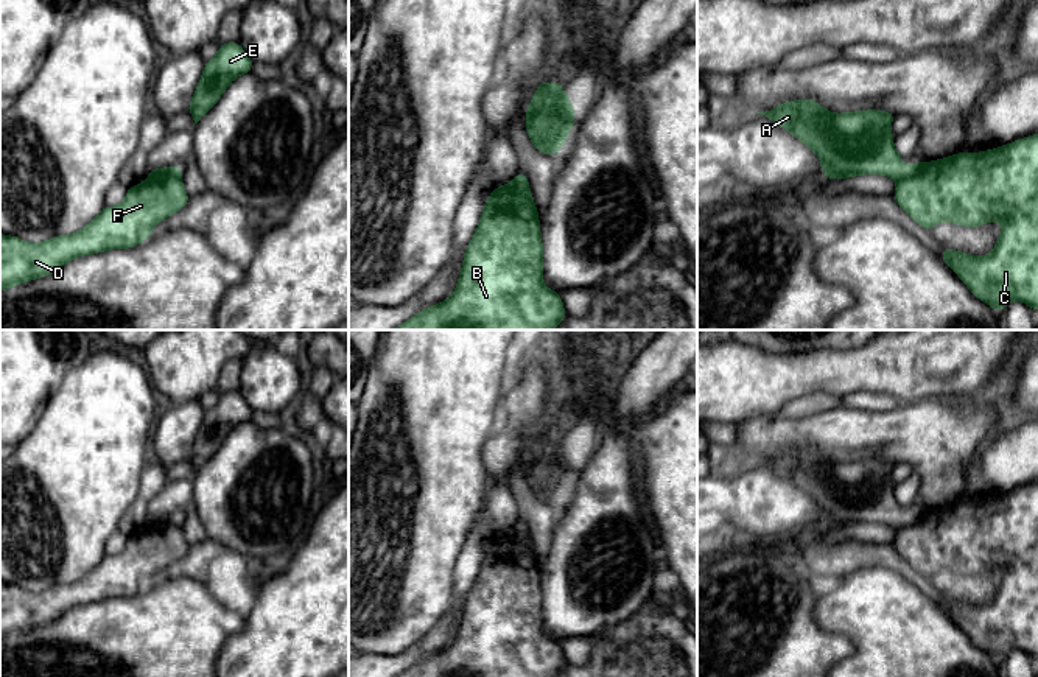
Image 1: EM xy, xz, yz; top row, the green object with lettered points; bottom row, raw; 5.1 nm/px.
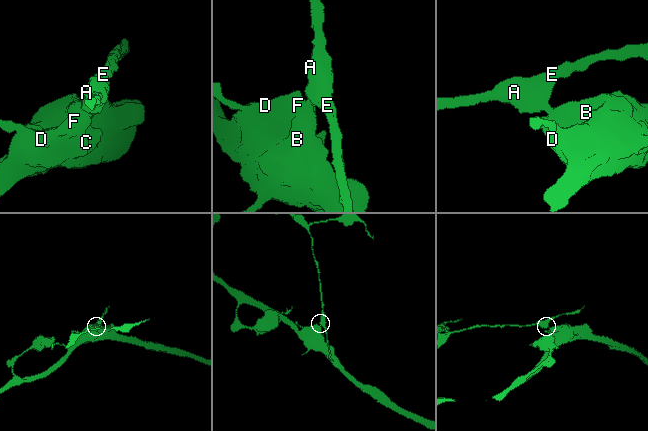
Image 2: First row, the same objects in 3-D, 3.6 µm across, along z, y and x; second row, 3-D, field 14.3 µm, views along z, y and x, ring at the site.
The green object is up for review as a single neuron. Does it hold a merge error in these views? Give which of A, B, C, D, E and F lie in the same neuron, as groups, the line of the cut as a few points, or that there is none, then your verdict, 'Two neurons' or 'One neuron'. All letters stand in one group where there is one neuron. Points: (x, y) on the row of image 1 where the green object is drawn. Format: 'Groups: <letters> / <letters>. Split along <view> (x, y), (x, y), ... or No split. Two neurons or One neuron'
Groups: A E / B C D F. Split along xz (512, 181), (528, 187). Two neurons

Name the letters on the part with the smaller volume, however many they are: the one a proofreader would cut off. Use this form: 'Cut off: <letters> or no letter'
Cut off: A, E

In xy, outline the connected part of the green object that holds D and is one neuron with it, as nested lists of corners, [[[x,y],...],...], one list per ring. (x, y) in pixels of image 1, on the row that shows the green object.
[[[151,168],[146,181],[128,188],[121,204],[106,205],[75,233],[44,243],[0,233],[0,293],[53,274],[76,257],[134,247],[153,235],[159,221],[184,209],[188,199],[181,177],[165,168]]]

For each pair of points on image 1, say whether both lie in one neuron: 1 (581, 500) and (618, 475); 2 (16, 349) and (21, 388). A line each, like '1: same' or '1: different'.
1: same
2: same

